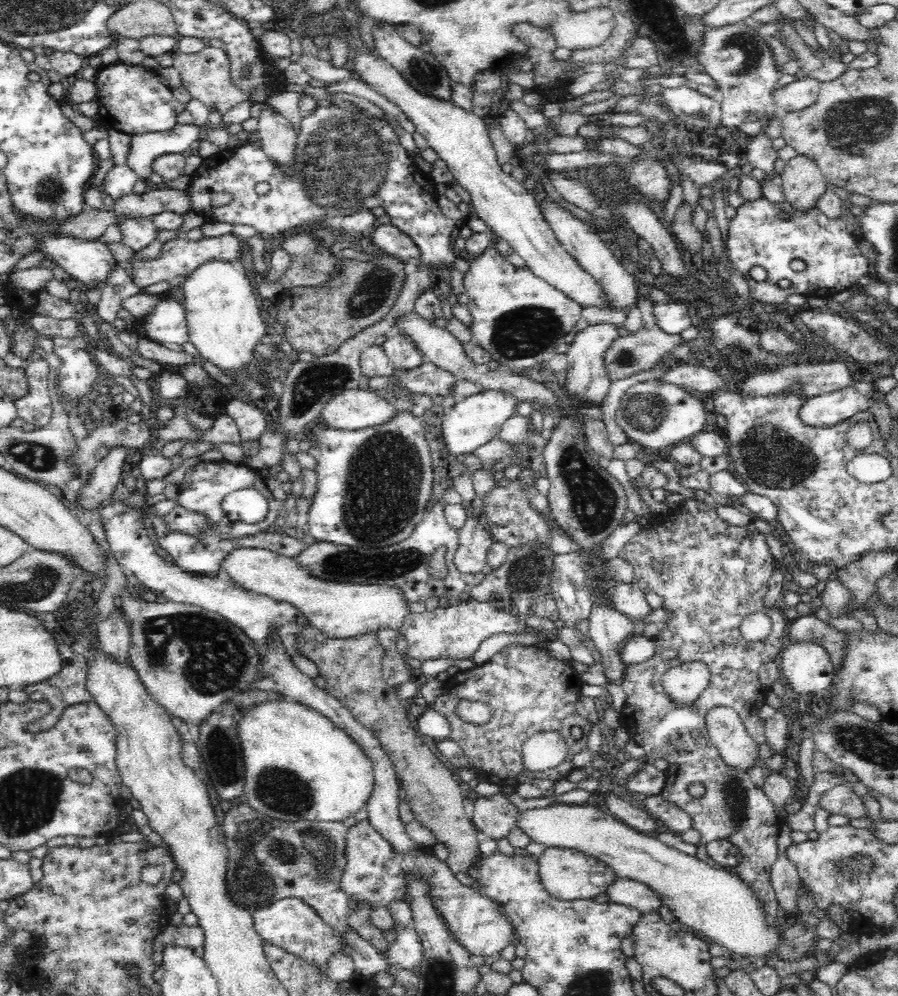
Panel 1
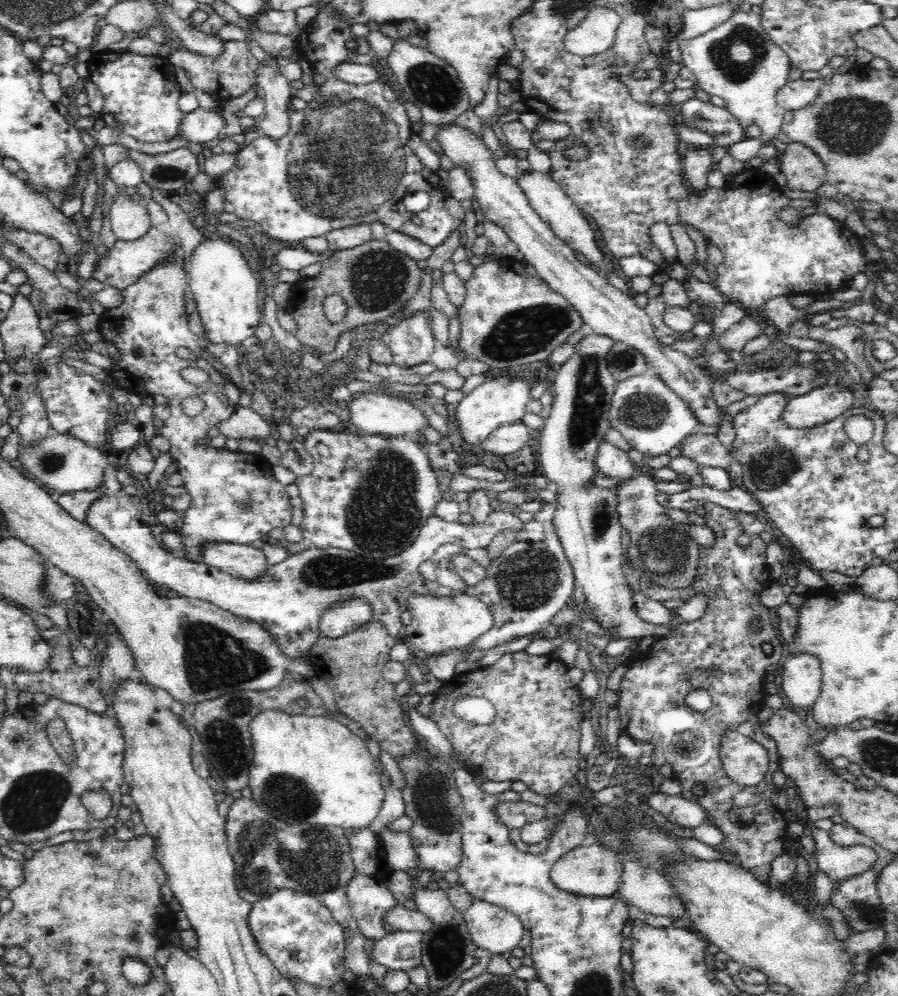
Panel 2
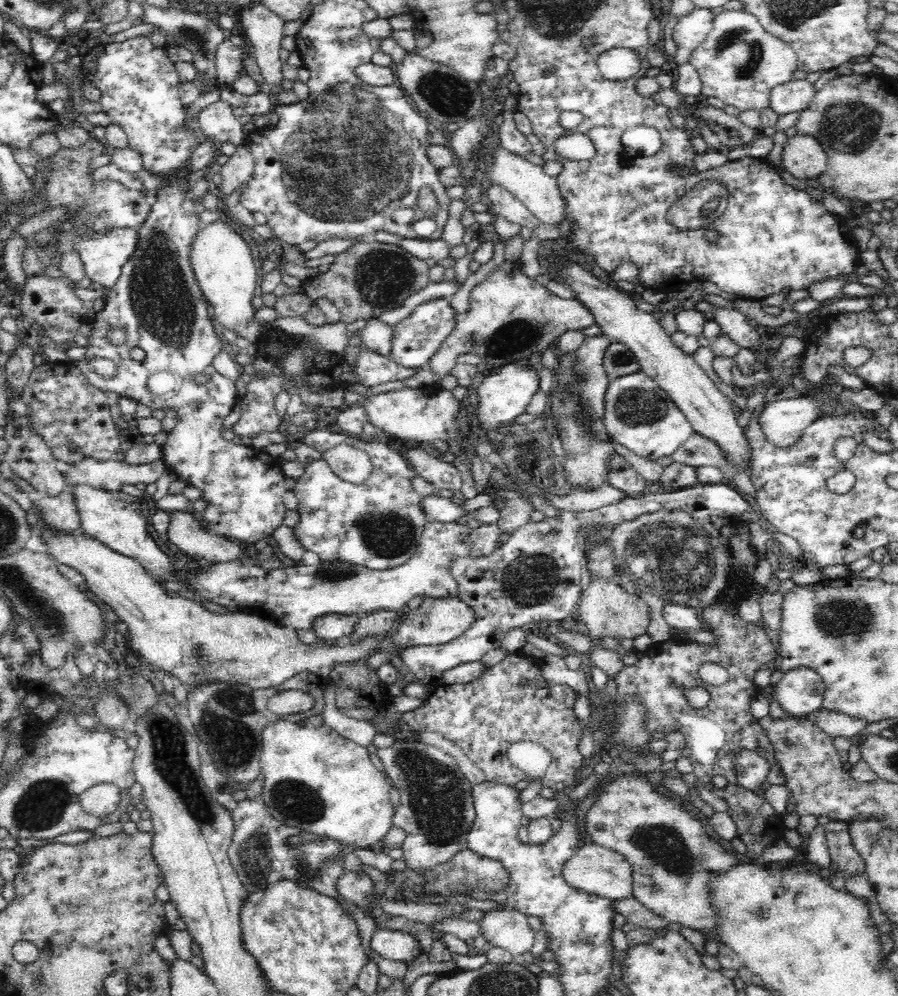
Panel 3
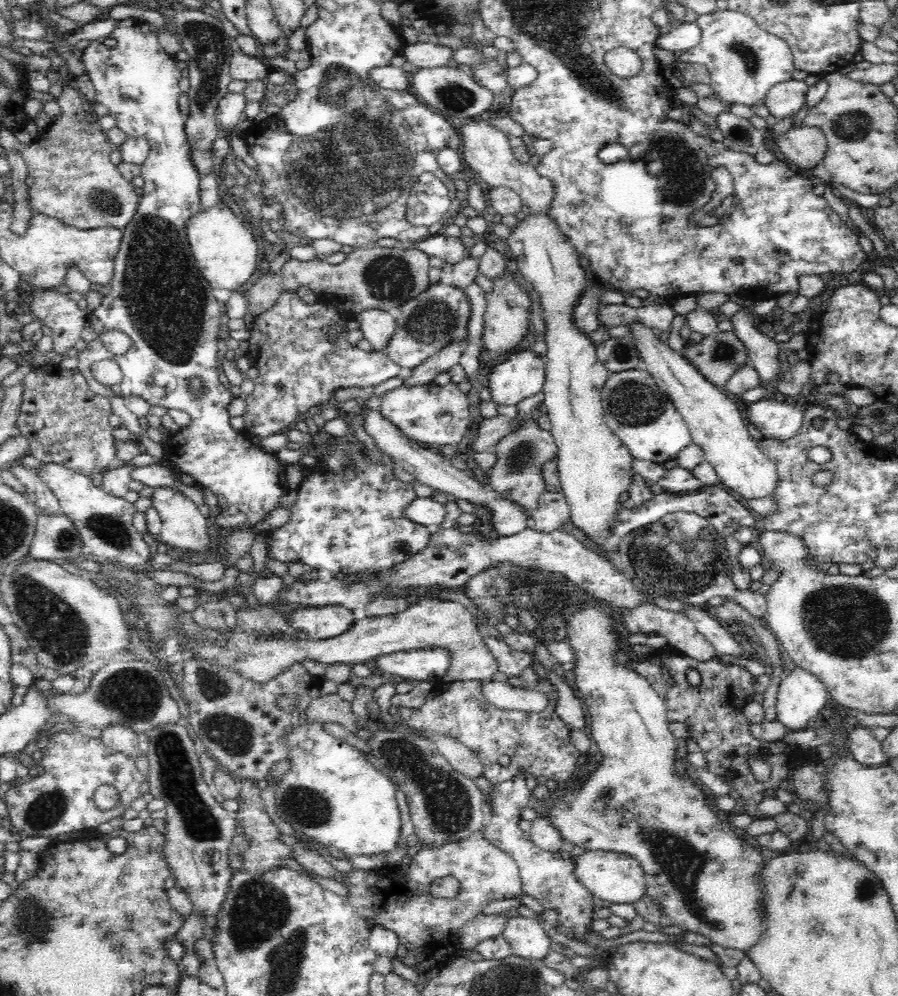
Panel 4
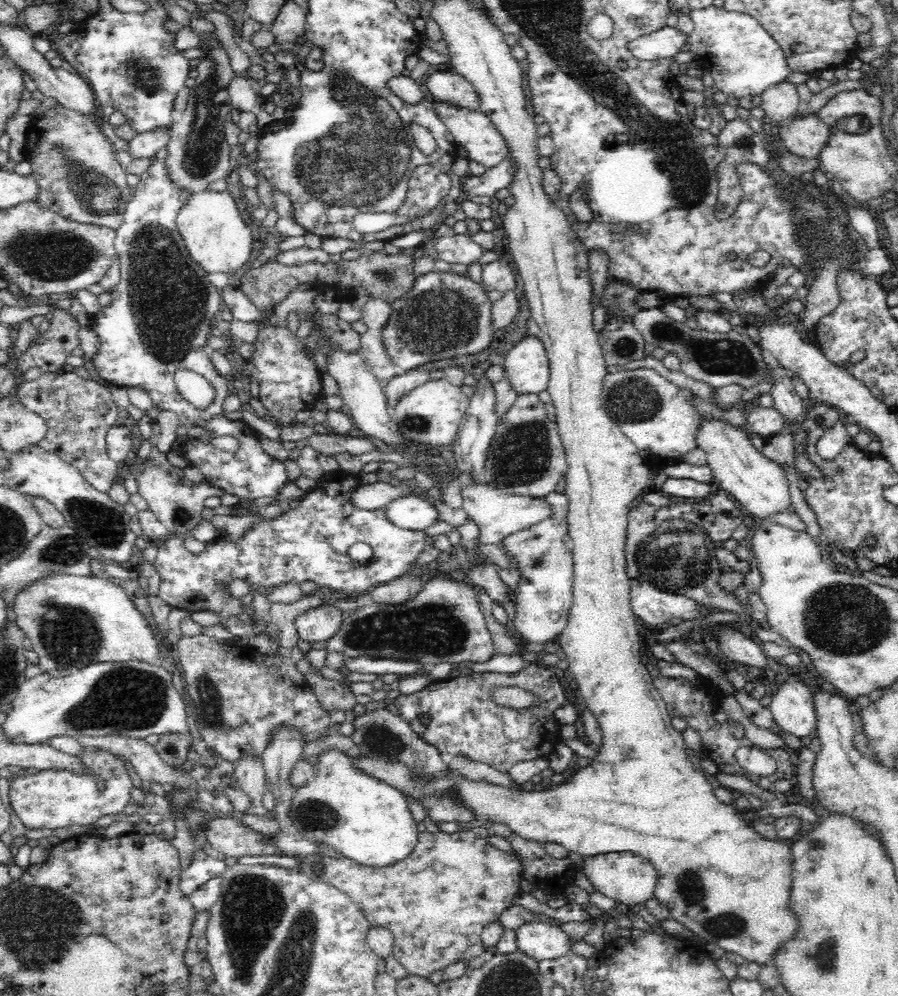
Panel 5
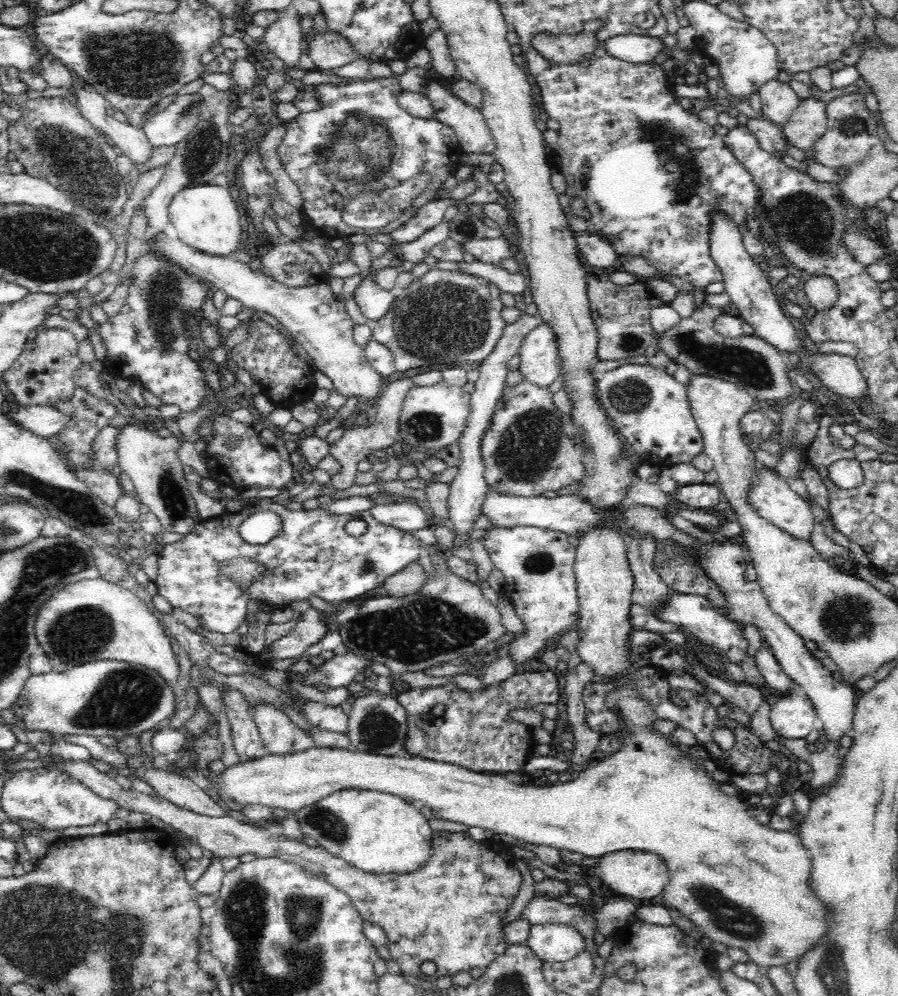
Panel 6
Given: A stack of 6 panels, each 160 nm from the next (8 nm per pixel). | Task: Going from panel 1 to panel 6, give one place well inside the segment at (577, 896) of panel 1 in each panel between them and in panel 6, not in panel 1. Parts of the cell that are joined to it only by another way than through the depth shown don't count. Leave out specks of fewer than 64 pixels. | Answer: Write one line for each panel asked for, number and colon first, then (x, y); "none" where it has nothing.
2: (592, 871)
3: (594, 869)
4: (616, 877)
5: (625, 877)
6: (636, 874)

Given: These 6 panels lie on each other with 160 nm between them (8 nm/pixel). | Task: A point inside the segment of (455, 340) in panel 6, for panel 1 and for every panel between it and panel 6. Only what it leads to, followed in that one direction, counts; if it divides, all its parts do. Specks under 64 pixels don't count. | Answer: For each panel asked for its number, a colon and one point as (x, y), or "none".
1: (403, 353)
2: (411, 341)
3: (416, 338)
4: (440, 315)
5: (444, 315)

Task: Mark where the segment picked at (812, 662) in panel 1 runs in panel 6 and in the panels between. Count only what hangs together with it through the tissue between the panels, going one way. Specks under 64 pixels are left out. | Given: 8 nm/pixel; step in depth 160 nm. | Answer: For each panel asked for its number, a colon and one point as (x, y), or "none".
2: (800, 677)
3: (801, 691)
4: (801, 695)
5: (793, 707)
6: (793, 716)

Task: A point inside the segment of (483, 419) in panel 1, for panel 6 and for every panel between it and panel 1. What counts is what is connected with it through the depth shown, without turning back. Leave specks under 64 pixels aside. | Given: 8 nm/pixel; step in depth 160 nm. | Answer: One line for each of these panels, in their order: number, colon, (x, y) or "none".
2: (500, 401)
3: (502, 396)
4: (520, 376)
5: (527, 366)
6: (539, 361)

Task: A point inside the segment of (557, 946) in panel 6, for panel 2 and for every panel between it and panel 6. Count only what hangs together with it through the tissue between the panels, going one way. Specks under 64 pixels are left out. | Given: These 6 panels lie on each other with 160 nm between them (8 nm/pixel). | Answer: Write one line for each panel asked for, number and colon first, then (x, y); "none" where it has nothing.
2: (491, 927)
3: (513, 931)
4: (526, 936)
5: (541, 941)

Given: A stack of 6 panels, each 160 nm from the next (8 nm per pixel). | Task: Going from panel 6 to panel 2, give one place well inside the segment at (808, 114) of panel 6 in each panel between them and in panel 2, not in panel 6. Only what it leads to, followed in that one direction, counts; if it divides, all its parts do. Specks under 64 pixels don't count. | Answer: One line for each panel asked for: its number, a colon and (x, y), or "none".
2: (804, 171)
3: (803, 157)
4: (804, 146)
5: (806, 137)

